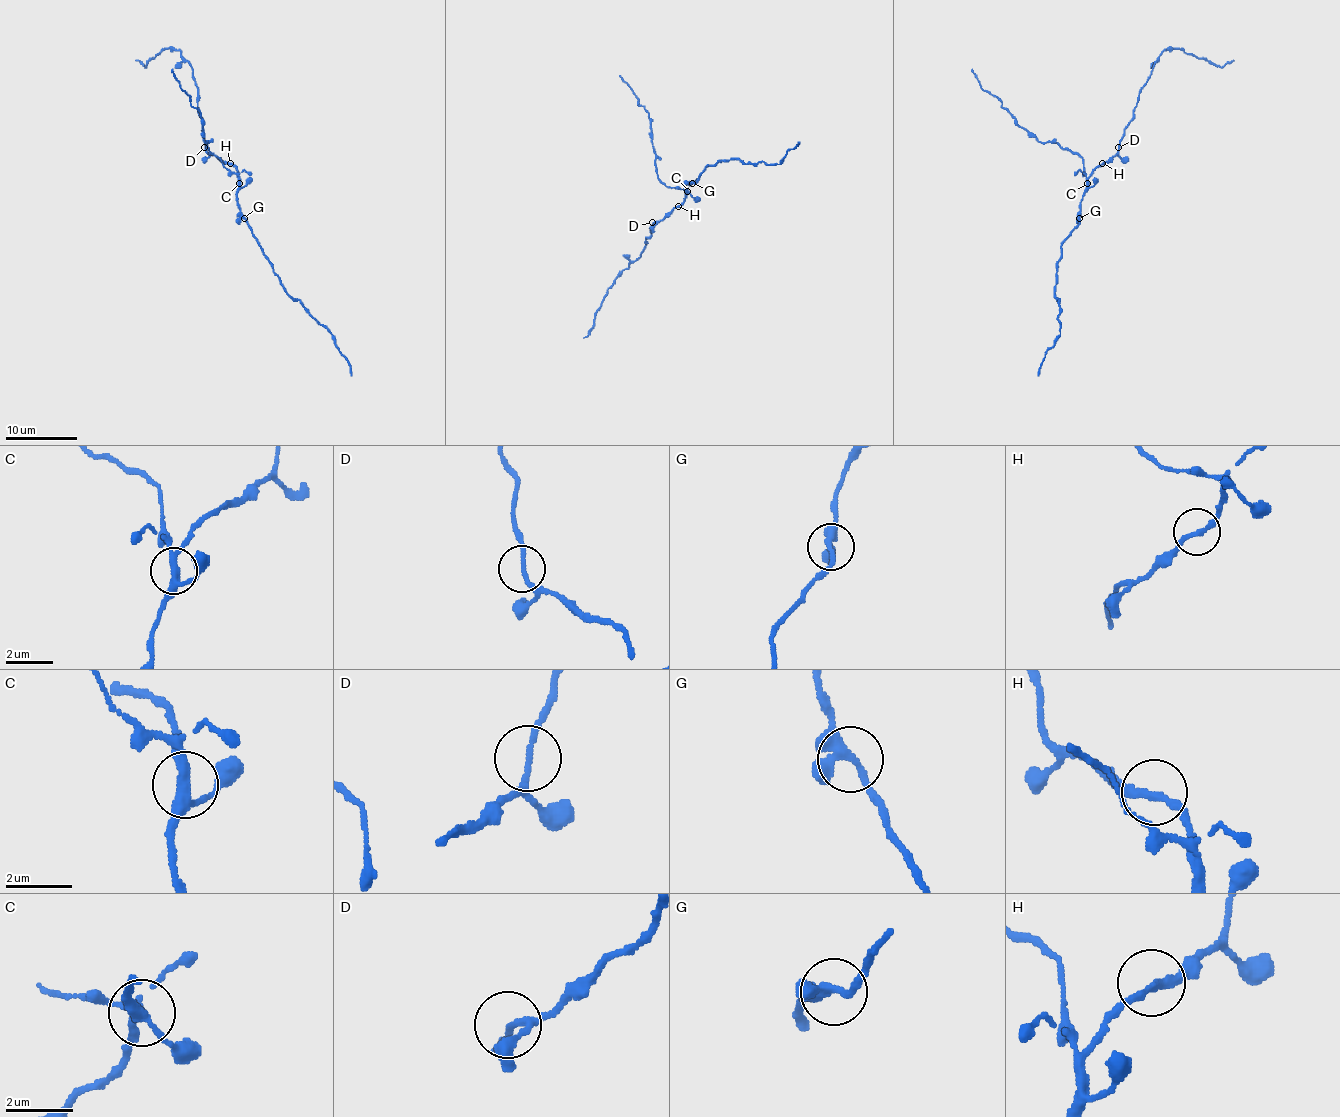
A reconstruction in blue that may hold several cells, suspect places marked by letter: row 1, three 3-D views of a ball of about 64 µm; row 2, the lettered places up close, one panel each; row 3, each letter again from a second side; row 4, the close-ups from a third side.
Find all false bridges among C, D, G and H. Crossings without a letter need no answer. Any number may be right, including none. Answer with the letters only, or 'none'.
none

